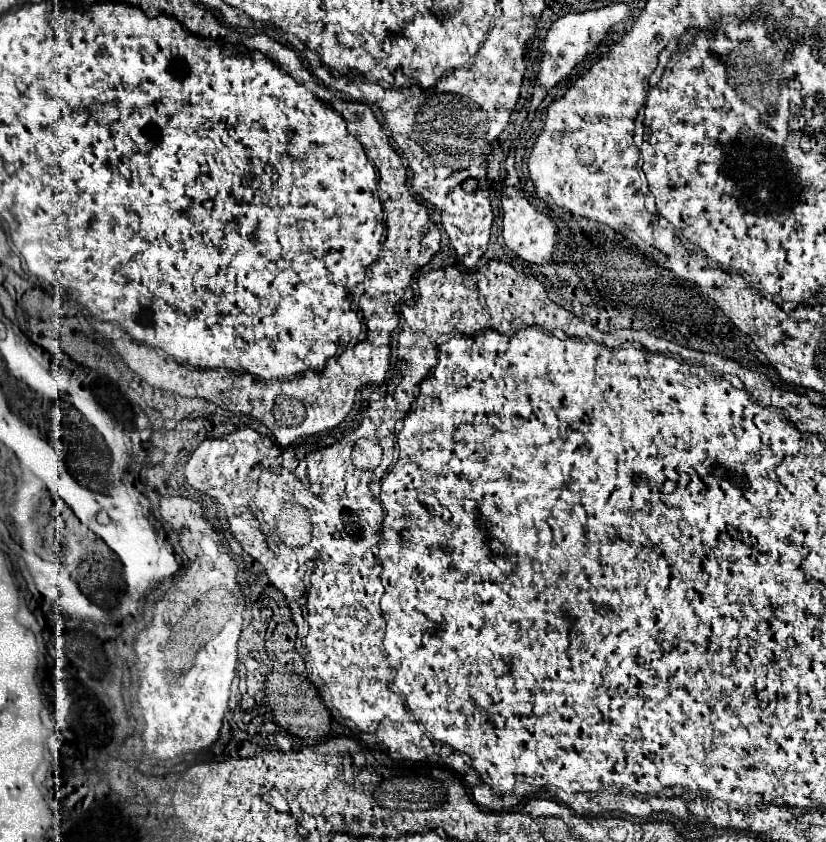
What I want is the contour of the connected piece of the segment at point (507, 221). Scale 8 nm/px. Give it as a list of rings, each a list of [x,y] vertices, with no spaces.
[[[515,189],[513,195],[503,195],[501,197],[501,207],[503,207],[503,239],[505,245],[521,259],[525,259],[527,263],[537,263],[537,265],[545,265],[553,259],[553,251],[555,251],[555,243],[557,243],[557,233],[555,233],[555,225],[553,221],[539,213],[525,197],[519,189]]]

